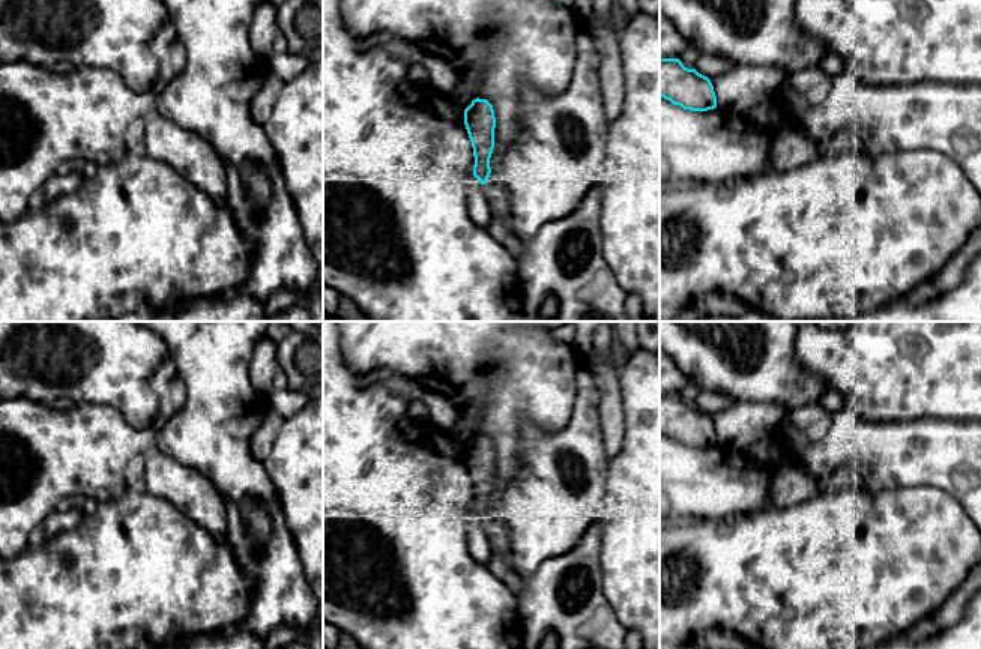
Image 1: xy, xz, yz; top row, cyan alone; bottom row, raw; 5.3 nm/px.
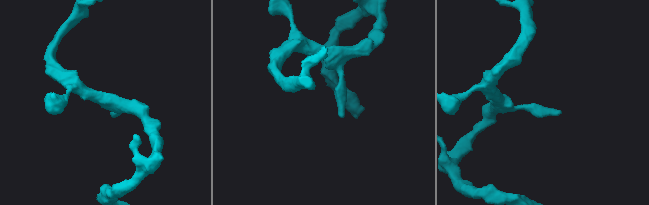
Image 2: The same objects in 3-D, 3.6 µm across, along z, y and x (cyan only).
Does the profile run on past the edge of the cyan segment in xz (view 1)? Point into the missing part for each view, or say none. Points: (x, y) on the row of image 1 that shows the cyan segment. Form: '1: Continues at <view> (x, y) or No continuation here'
1: No continuation here

